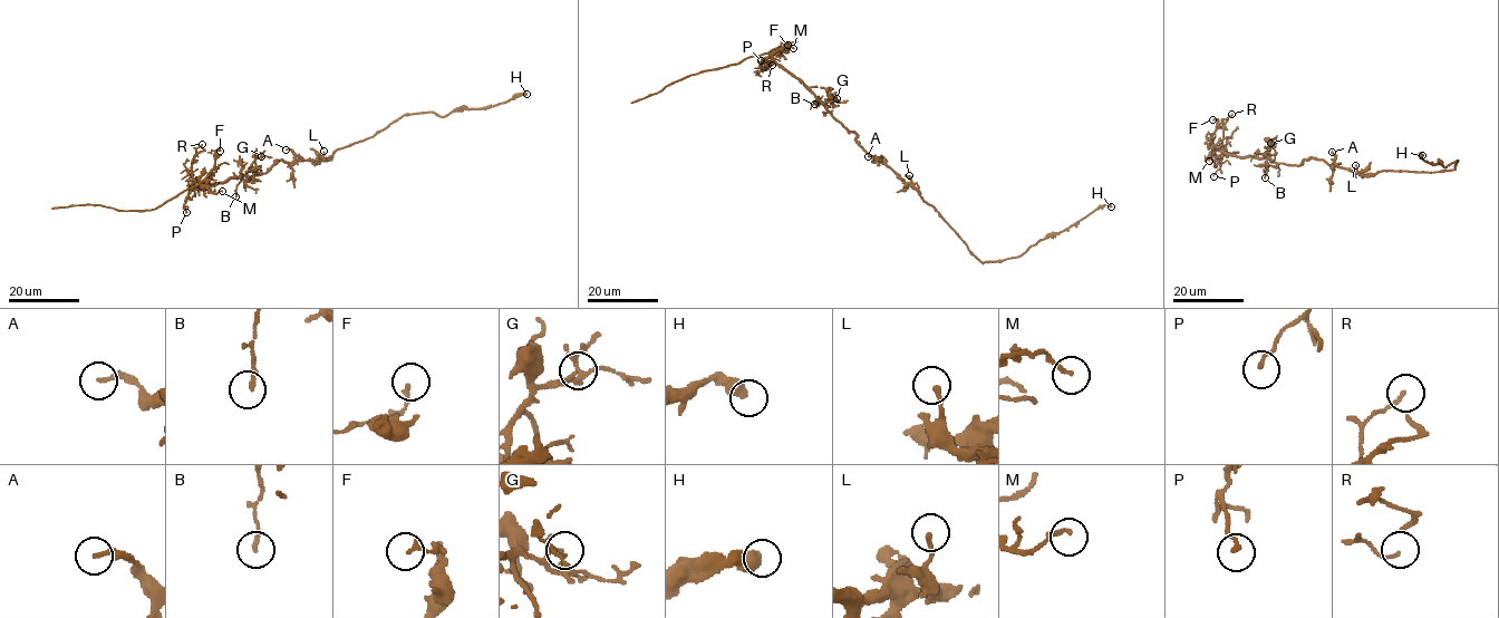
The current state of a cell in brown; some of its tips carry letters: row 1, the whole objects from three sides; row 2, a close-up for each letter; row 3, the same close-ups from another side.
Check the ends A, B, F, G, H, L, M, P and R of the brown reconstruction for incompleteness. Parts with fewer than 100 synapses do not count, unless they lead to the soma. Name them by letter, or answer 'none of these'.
none of these

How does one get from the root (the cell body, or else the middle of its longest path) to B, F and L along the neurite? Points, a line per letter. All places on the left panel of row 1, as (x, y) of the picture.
B: (291, 162), (274, 162), (267, 172), (251, 176), (248, 181), (242, 179), (235, 196)
F: (291, 162), (274, 162), (267, 172), (253, 176), (203, 184), (200, 182), (215, 166), (215, 151), (220, 151)
L: (291, 162), (324, 160), (324, 151)

